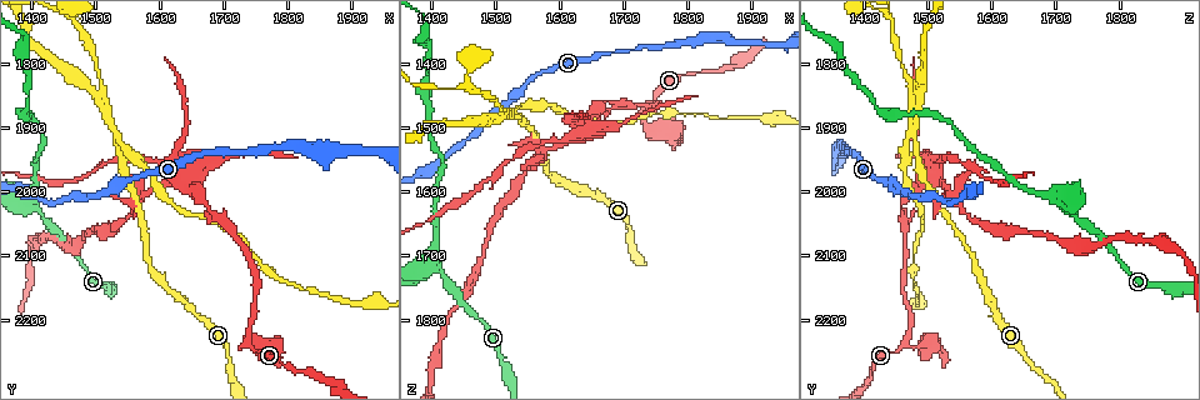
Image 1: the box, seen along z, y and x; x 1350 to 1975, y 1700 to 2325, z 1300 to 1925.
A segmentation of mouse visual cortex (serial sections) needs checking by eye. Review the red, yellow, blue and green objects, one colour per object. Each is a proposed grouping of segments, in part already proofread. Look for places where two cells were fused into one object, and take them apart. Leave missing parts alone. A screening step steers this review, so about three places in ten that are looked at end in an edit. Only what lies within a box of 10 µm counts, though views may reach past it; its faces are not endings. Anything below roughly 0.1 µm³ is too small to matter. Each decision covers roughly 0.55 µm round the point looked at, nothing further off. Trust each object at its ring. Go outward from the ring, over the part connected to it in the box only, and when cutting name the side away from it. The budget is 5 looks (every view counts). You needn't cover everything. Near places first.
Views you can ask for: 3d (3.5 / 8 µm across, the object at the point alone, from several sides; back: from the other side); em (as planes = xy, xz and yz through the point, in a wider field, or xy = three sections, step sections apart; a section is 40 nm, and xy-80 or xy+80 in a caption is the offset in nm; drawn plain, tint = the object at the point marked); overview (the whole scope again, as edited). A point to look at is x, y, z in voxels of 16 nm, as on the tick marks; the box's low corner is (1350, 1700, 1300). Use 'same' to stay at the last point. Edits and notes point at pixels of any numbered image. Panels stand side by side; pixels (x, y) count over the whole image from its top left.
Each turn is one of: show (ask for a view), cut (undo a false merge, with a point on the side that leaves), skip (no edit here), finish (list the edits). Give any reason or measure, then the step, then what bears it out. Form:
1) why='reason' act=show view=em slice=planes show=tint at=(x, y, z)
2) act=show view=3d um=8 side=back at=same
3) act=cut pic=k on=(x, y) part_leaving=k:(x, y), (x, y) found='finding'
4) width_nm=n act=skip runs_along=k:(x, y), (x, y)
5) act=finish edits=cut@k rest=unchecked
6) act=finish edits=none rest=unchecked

why='narrows sharply' act=show view=3d um=3.5 at=(1915, 1940, 1365)

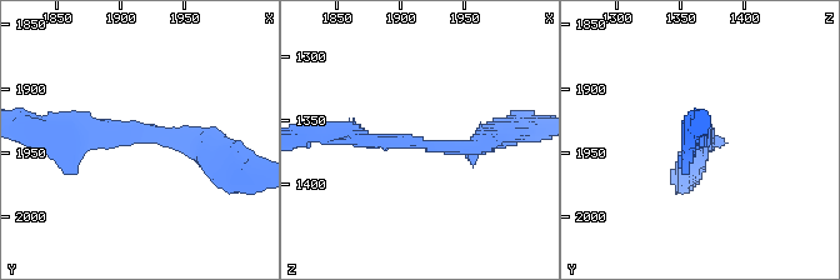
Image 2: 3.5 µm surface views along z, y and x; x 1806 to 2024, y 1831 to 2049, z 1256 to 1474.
arm_widths_nm=200,250 act=show view=em slice=xy step=5 show=tint at=(1918, 1938, 1368)

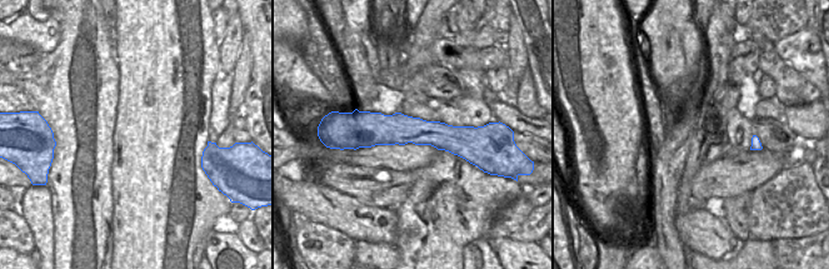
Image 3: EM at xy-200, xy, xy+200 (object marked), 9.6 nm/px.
act=skip runs_along=3:(359, 129), (413, 129), (467, 144) found='continuous, no second cell'

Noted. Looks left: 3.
why='arms run side by side' act=show view=3d um=3.5 at=(1520, 1870, 1480)

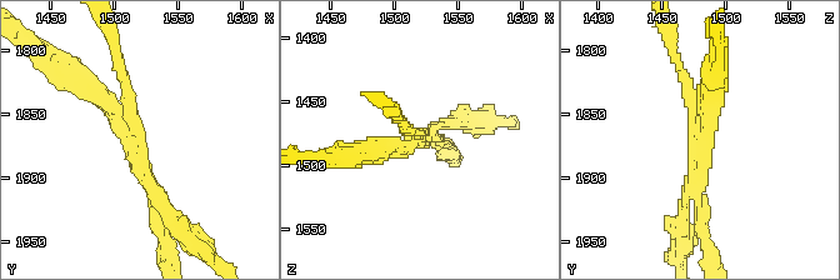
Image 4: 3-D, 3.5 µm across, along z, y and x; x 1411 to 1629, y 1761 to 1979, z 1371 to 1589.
why='now the EM' act=show view=em slice=xy step=3 show=tint at=(1518, 1874, 1476)

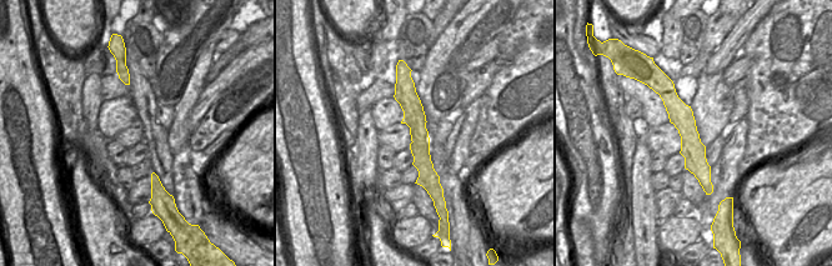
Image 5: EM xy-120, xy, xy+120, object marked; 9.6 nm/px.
act=show view=em slice=xy step=5 show=tint at=same

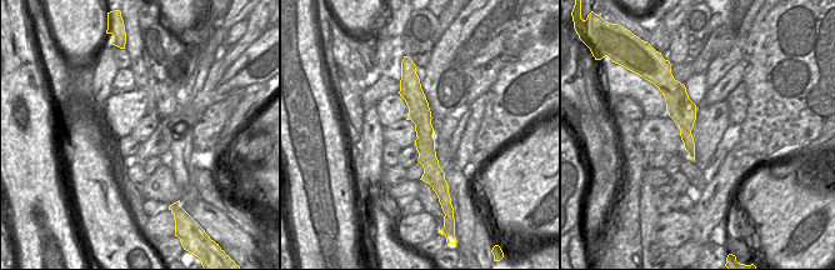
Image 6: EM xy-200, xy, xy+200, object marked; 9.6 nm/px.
act=cut pic=4 on=(463, 109) found='two cells meet here'

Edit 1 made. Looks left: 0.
act=finish edits=cut@4 rest=unchecked

